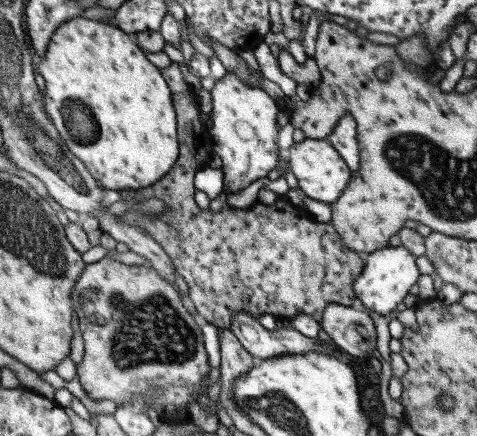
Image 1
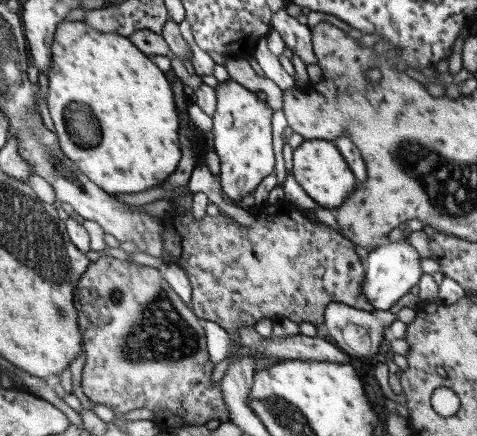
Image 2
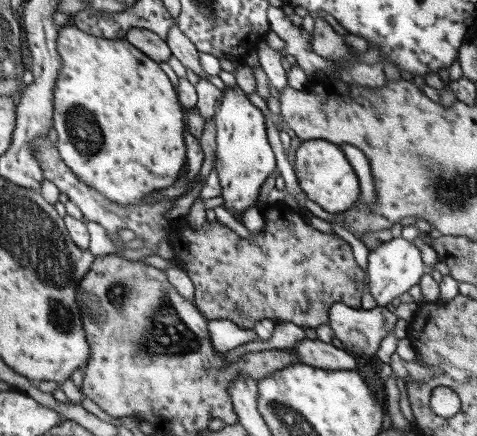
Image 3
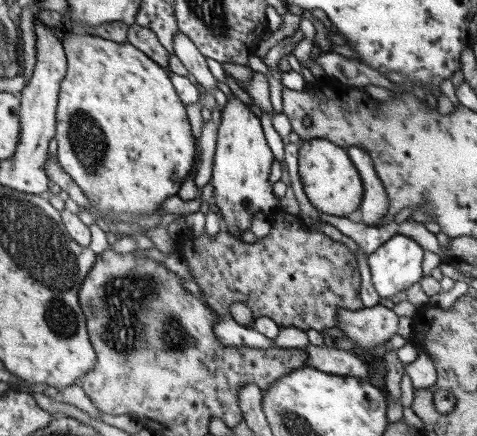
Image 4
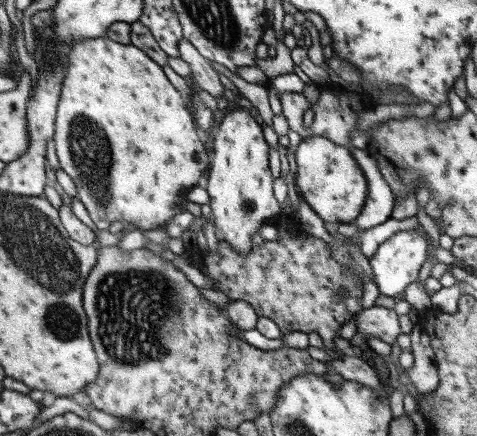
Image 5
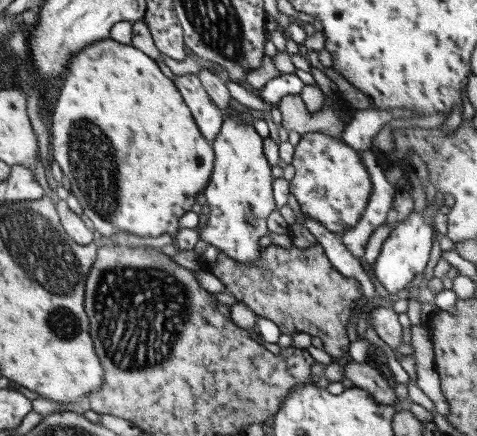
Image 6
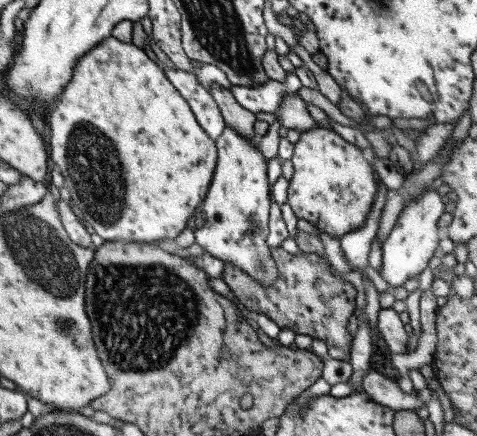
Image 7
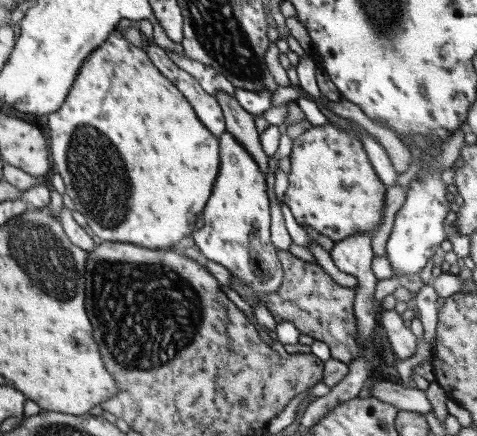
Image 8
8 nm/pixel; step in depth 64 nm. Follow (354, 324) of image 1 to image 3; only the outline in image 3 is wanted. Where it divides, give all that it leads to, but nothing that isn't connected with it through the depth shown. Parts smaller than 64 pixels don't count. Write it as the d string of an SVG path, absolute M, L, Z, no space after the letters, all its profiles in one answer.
M333 304L329 308L329 326L351 354L375 354L381 340L393 332L395 322L393 312L383 306L353 310L345 304Z

